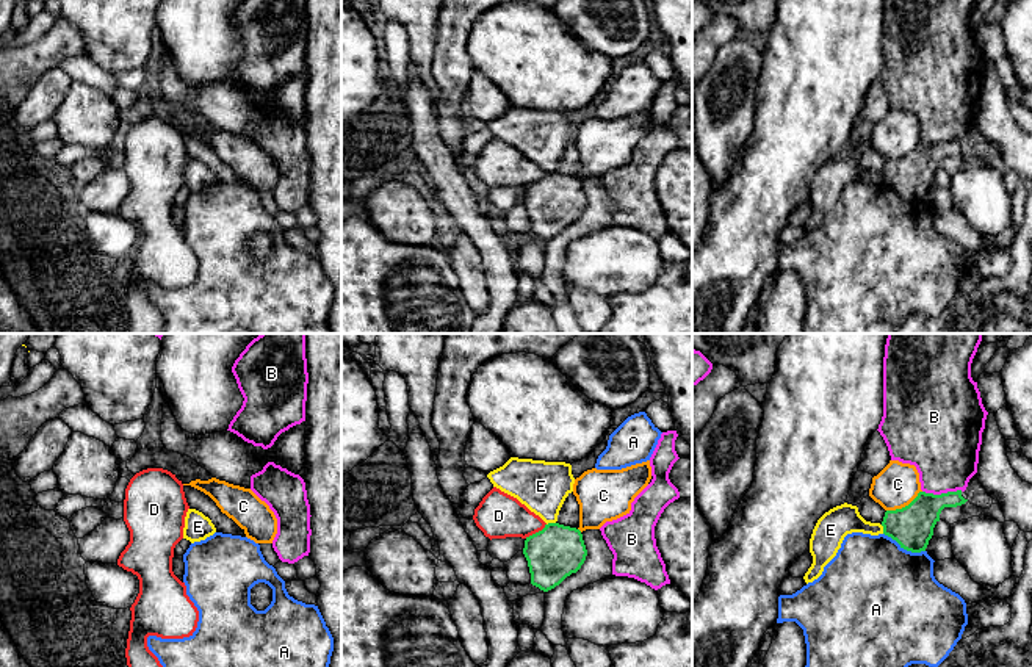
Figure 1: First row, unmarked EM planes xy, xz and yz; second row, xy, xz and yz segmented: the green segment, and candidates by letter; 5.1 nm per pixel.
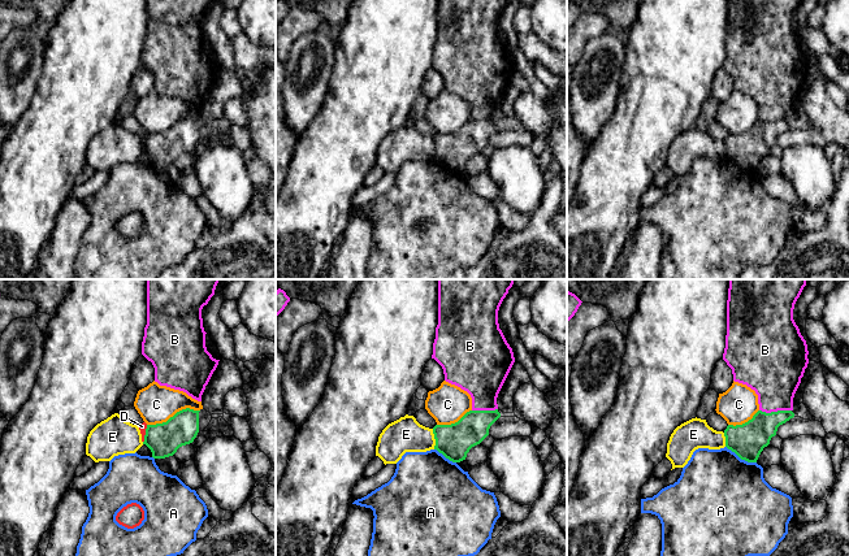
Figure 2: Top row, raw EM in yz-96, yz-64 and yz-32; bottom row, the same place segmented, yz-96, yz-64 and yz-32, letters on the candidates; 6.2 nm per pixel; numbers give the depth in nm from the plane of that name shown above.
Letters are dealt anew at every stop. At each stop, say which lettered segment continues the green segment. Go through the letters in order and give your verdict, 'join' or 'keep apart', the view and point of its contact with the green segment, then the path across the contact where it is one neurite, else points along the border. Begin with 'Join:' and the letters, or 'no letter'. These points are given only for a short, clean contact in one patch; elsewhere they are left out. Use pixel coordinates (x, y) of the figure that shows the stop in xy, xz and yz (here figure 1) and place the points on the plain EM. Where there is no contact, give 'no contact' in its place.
Join: no letter
A: keep apart; meets green in yz at (904, 198); border along yz (884, 182), (907, 199), (924, 201)
B: keep apart; meets green in yz at (941, 143)
C: keep apart; meets green in yz at (905, 155); border along yz (921, 140), (907, 154), (887, 160)
D: keep apart; meets green in xz at (536, 182); border along xz (545, 173), (541, 179), (525, 187)
E: keep apart; meets green in xz at (550, 173)

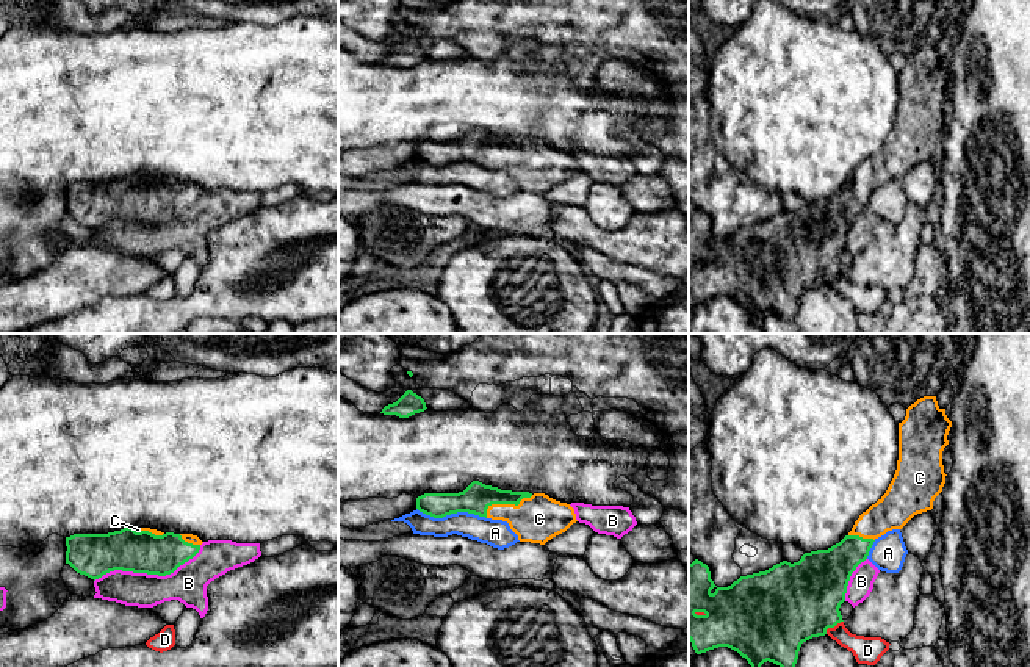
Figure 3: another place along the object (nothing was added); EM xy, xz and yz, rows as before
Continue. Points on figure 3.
Join: C
A: keep apart; meets green in xz at (451, 162)
B: keep apart; meets green in xy at (149, 223)
C: join; meets green in xz at (506, 152)
D: keep apart; meets green in yz at (833, 276)

